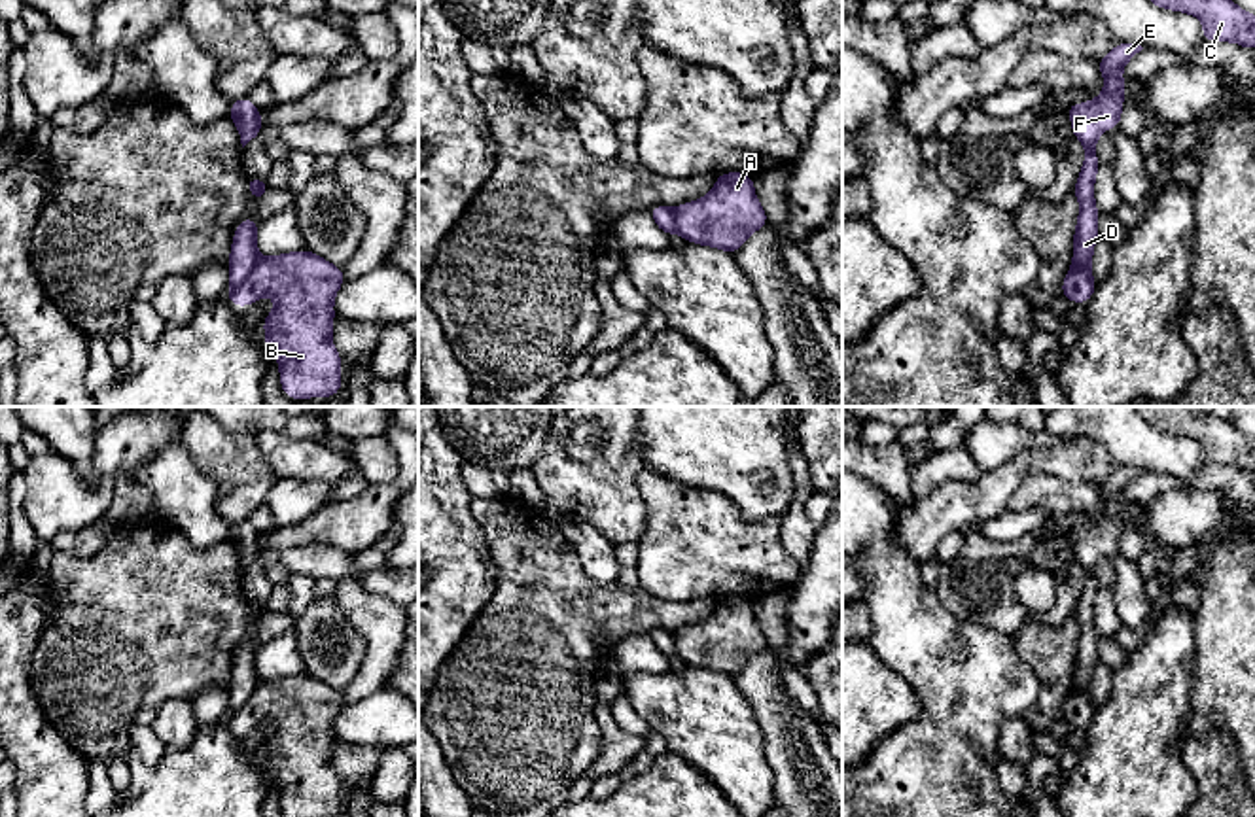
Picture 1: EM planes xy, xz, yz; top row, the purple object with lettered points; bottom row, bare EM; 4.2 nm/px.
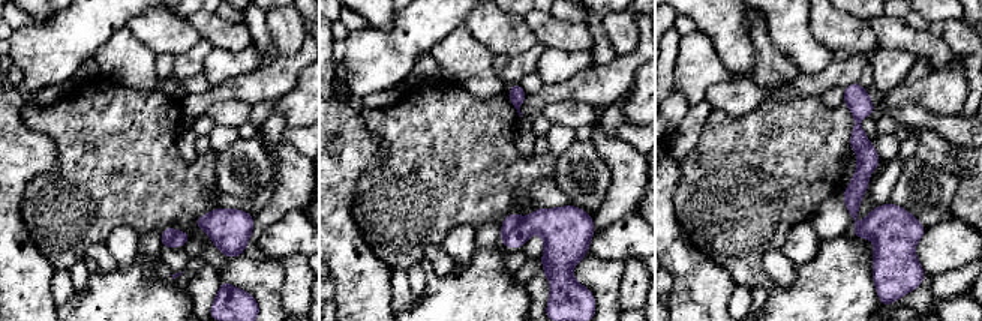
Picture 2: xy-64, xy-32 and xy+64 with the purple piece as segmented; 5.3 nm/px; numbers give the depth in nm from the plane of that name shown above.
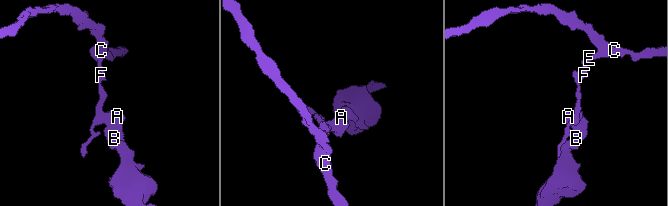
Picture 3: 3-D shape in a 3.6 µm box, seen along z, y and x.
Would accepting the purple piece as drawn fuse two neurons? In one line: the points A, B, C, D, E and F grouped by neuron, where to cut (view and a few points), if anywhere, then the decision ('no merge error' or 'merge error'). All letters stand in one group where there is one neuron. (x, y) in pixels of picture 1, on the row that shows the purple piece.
groups A B / C D E F; cut xy (260, 258), (254, 269), (229, 290); merge error

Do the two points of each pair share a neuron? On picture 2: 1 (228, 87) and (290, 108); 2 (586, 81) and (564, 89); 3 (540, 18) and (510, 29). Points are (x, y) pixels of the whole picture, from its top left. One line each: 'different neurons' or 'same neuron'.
1: different neurons
2: same neuron
3: different neurons

